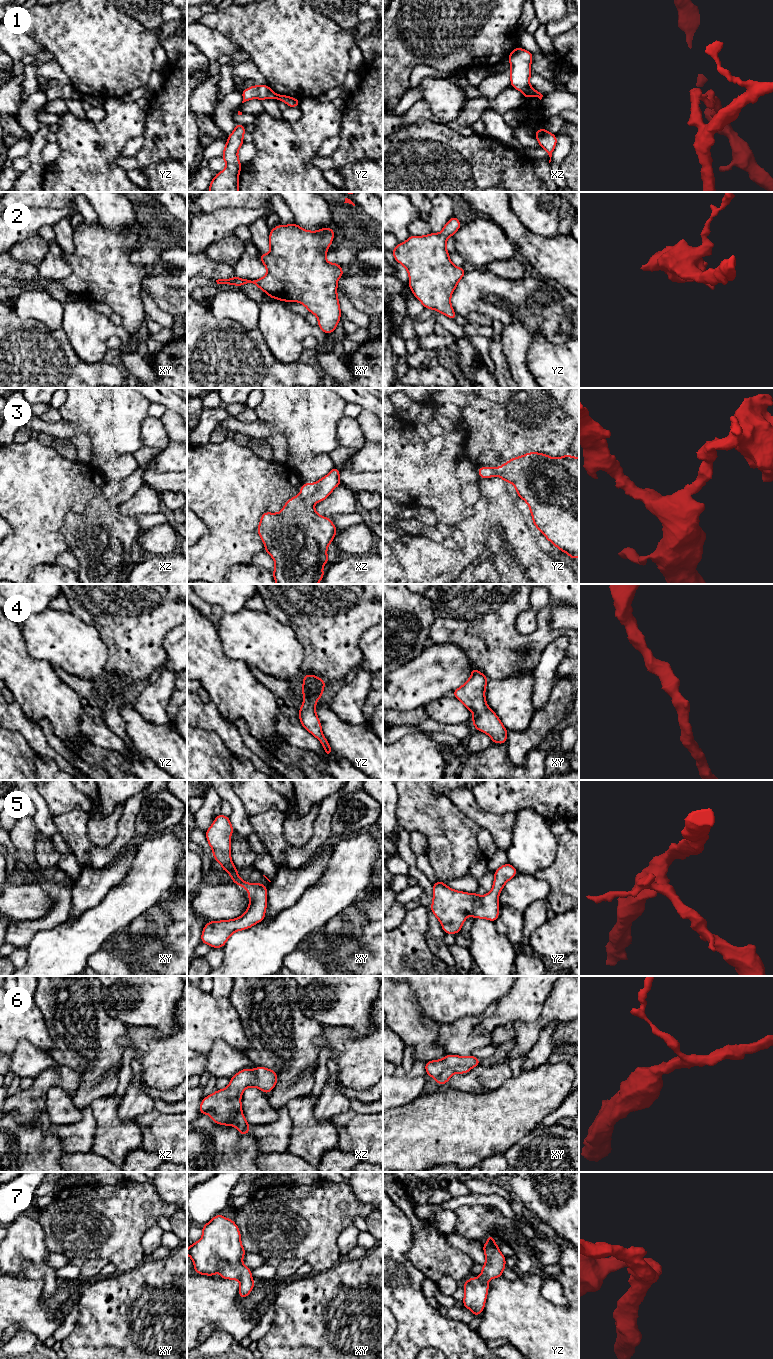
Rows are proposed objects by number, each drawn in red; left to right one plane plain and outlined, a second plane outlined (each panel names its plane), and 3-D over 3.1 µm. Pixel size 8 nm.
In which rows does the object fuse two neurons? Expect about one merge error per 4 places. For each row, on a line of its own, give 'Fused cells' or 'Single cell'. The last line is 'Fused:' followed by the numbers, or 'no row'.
1: Fused cells
2: Single cell
3: Single cell
4: Single cell
5: Single cell
6: Single cell
7: Single cell
Fused: 1

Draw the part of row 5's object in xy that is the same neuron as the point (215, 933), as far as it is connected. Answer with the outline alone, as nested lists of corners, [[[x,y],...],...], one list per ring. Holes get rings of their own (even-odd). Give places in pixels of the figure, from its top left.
[[[219,814],[205,831],[208,844],[213,850],[213,858],[228,871],[233,883],[248,890],[249,907],[244,914],[231,920],[207,922],[202,930],[201,942],[213,948],[222,948],[235,932],[249,929],[265,918],[267,908],[267,887],[262,883],[244,882],[231,859],[230,836],[235,833],[228,816]]]

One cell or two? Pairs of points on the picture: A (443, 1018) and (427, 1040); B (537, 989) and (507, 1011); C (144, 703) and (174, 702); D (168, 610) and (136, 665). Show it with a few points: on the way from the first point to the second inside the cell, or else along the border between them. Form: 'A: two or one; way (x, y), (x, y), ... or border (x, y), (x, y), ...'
A: two; border (421, 1008), (428, 1017), (440, 1025)
B: one; way (530, 993), (514, 1006)
C: two; border (174, 679), (174, 689), (167, 707), (169, 719)
D: one; way (154, 624), (136, 642), (136, 651)

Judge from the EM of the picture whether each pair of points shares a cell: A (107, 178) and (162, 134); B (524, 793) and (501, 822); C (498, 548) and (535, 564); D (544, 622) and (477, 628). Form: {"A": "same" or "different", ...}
{"A": "different", "B": "different", "C": "different", "D": "same"}

